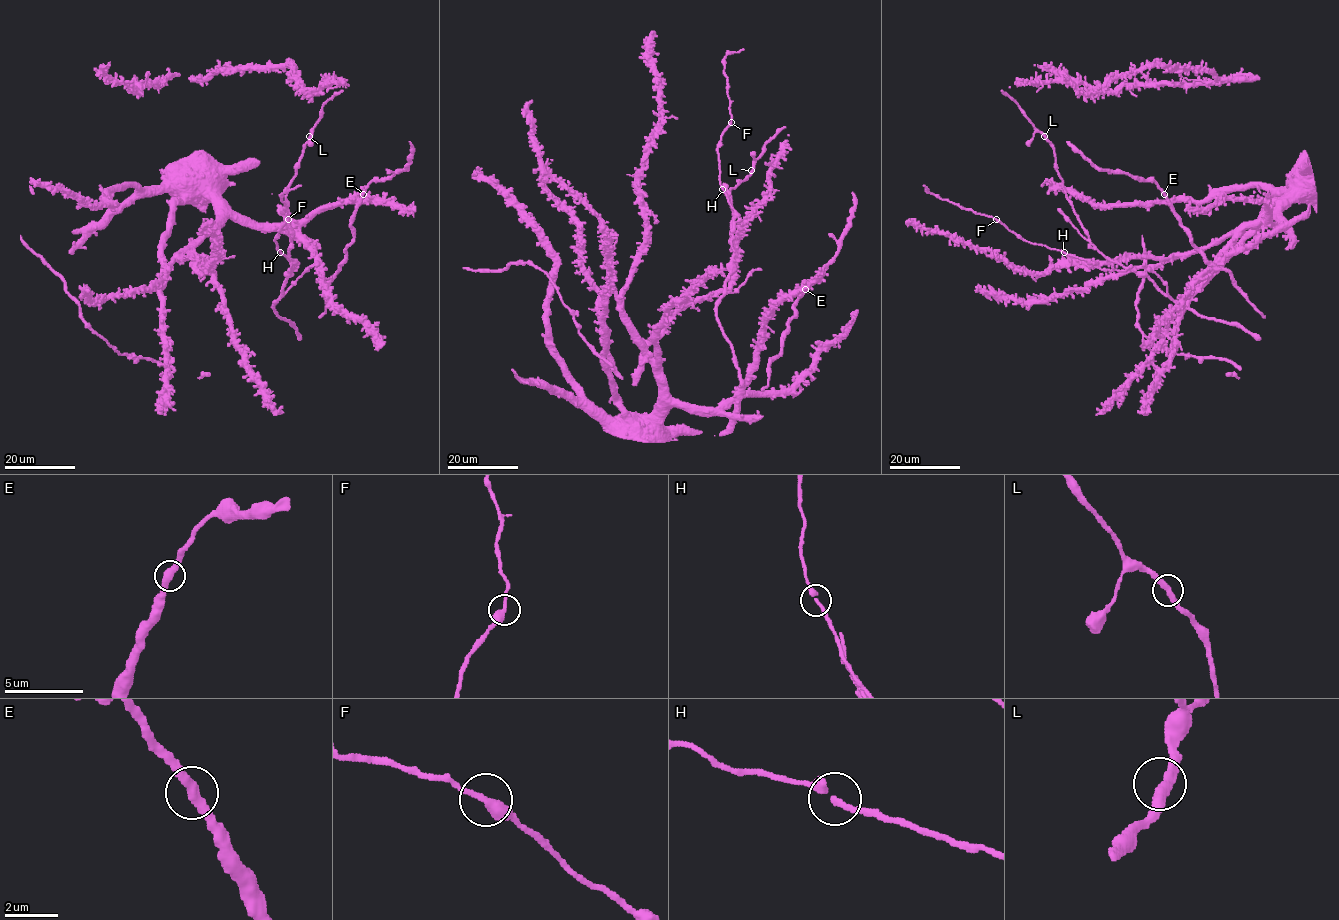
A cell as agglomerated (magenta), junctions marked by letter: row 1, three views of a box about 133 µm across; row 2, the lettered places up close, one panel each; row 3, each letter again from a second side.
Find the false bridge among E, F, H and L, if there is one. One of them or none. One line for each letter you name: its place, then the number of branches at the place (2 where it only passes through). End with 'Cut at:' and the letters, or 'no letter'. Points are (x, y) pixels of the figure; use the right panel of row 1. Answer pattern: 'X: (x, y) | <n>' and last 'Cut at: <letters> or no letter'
Cut at: no letter

